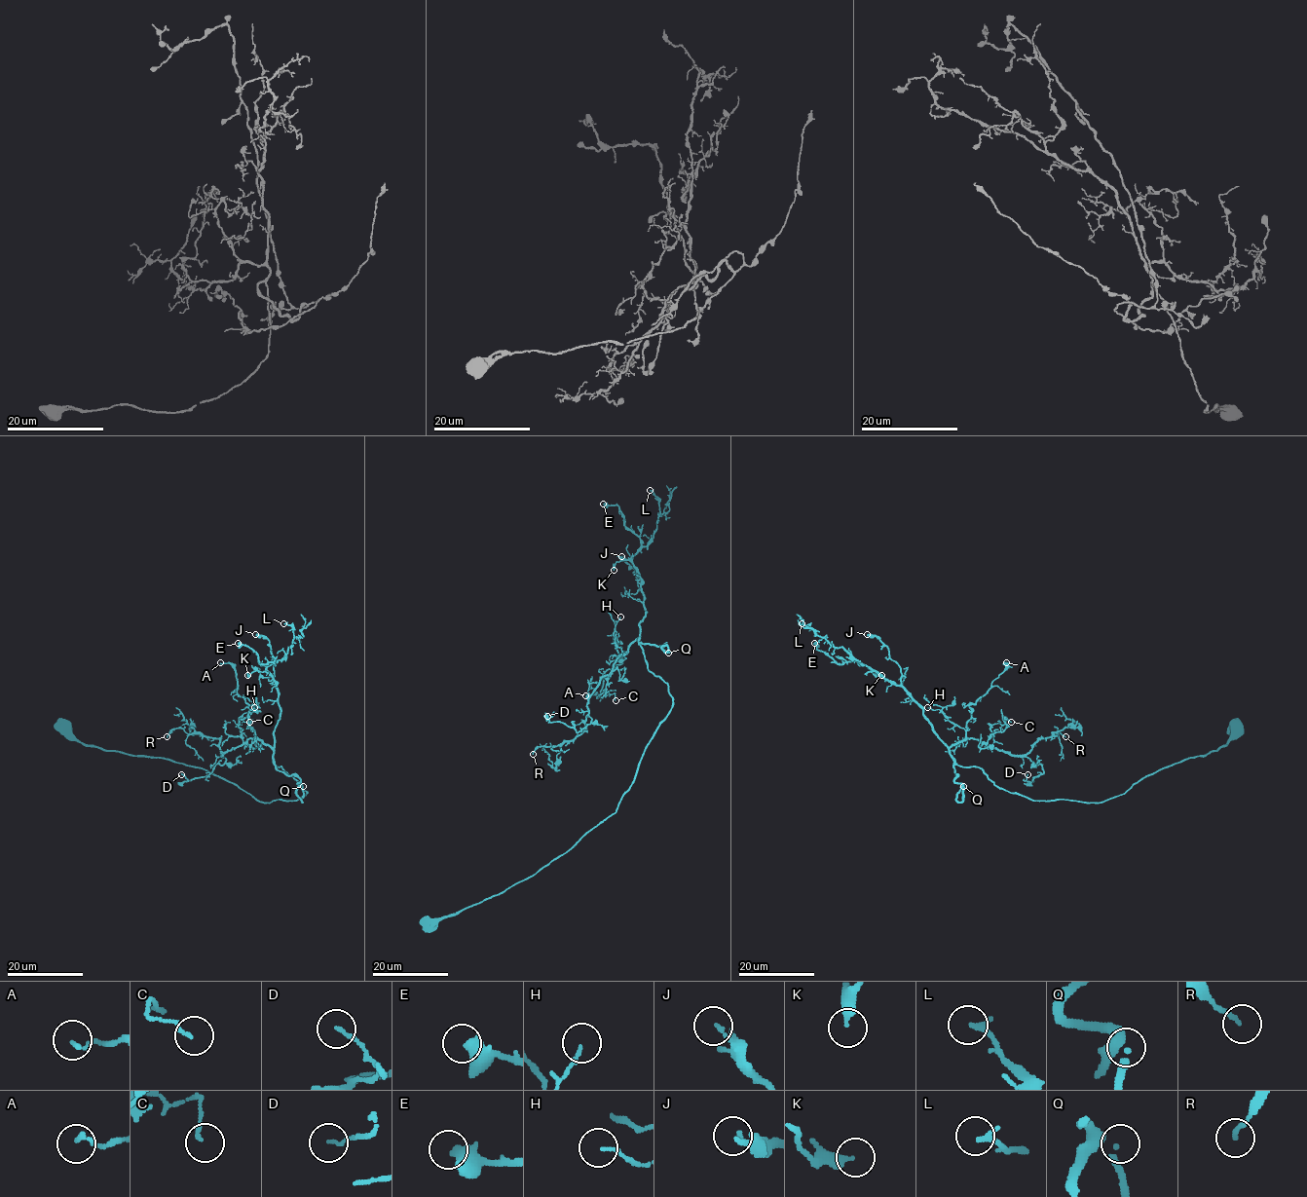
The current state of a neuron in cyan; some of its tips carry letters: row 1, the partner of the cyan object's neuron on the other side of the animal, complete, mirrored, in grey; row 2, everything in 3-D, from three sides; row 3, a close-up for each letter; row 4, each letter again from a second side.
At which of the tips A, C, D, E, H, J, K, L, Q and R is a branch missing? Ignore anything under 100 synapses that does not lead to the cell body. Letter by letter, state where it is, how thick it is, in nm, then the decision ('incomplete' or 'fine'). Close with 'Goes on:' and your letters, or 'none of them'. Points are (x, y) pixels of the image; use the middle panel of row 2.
A: at (585, 695); 160 nm thick; fine
C: at (616, 700); 120 nm thick; fine
D: at (547, 716); 110 nm thick; fine
E: at (603, 504); 550 nm thick; fine
H: at (620, 617); 120 nm thick; fine
J: at (621, 556); 160 nm thick; fine
K: at (614, 570); 320 nm thick; fine
L: at (650, 490); 200 nm thick; fine
Q: at (668, 653); 160 nm thick; incomplete
R: at (533, 754); 150 nm thick; fine
Goes on: Q

